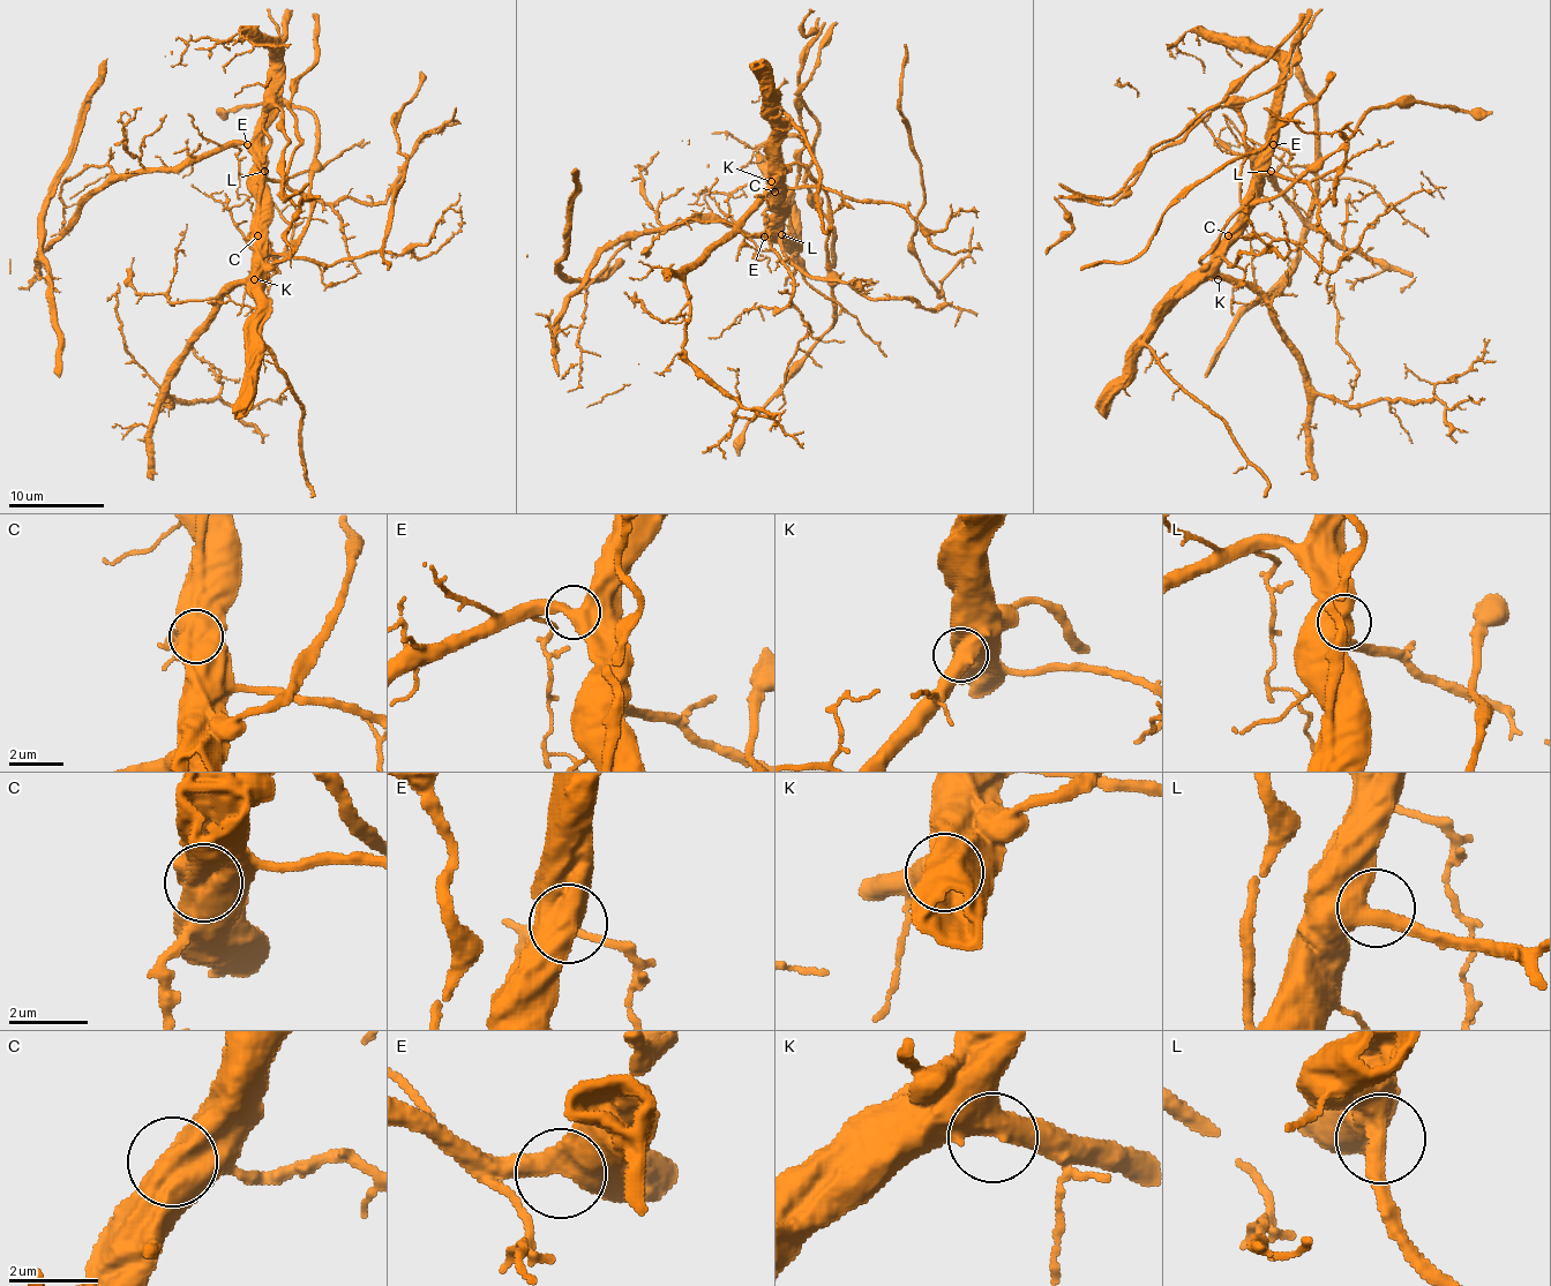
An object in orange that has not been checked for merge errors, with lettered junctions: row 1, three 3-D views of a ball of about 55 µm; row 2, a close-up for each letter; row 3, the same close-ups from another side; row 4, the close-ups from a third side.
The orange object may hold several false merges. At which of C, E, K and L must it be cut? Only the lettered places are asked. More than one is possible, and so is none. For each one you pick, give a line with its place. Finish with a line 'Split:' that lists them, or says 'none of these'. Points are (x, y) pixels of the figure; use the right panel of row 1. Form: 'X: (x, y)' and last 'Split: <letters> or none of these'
C: (1228, 235)
Split: C

